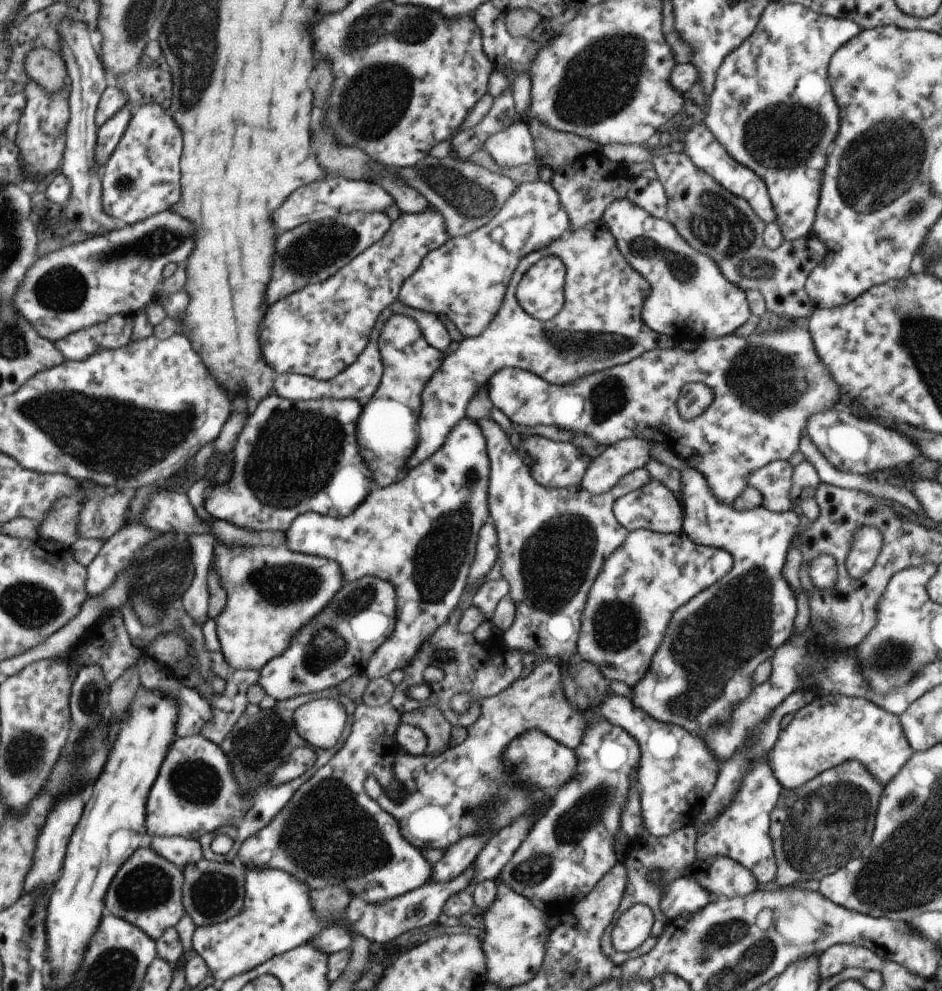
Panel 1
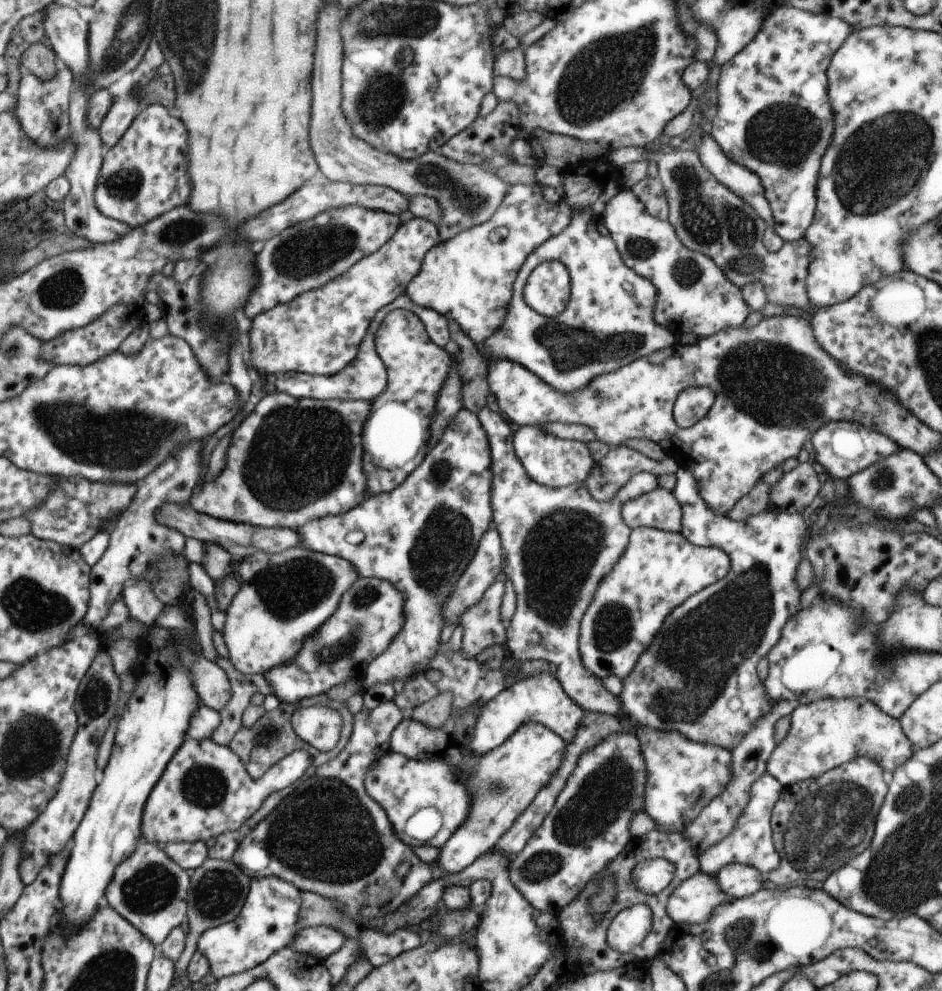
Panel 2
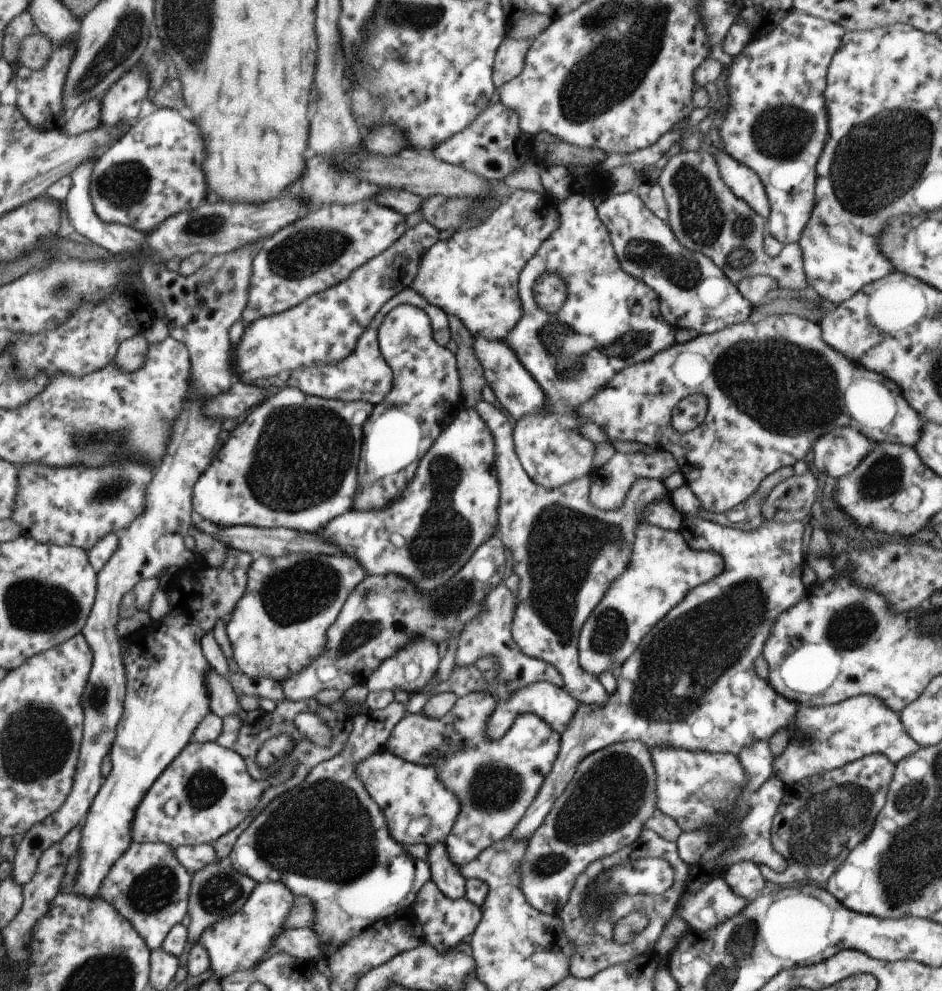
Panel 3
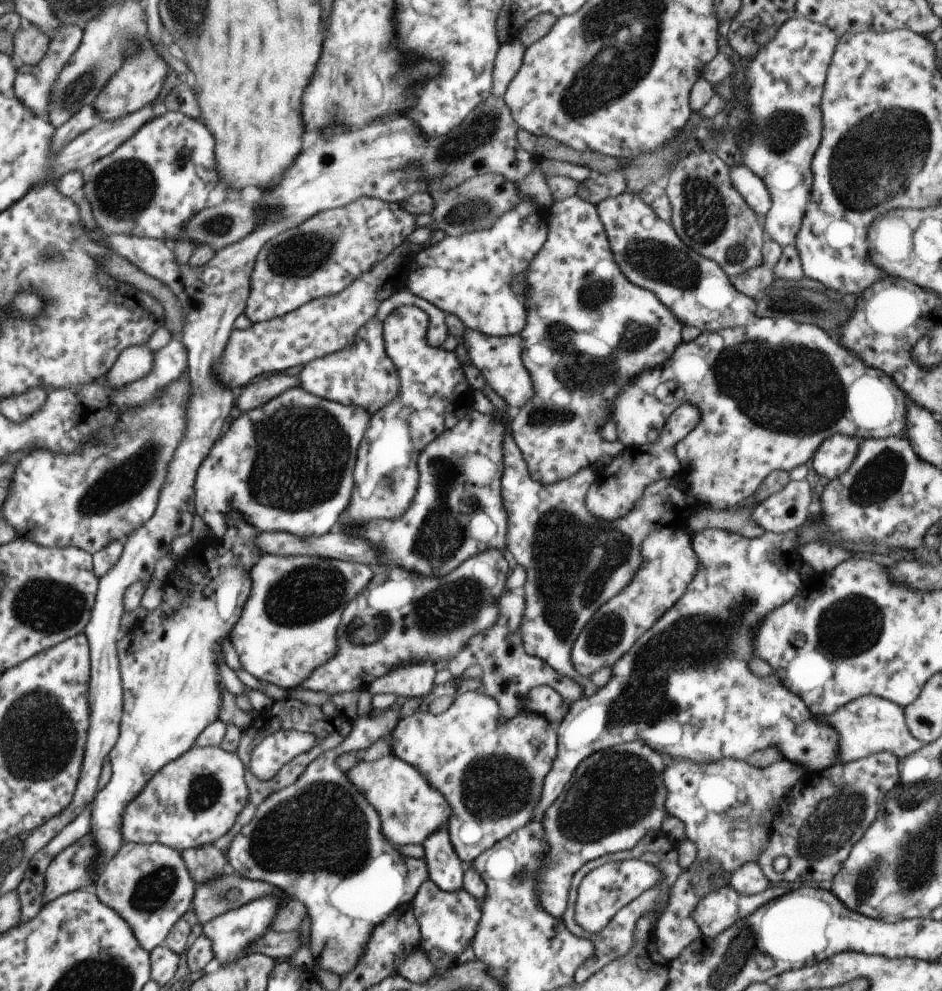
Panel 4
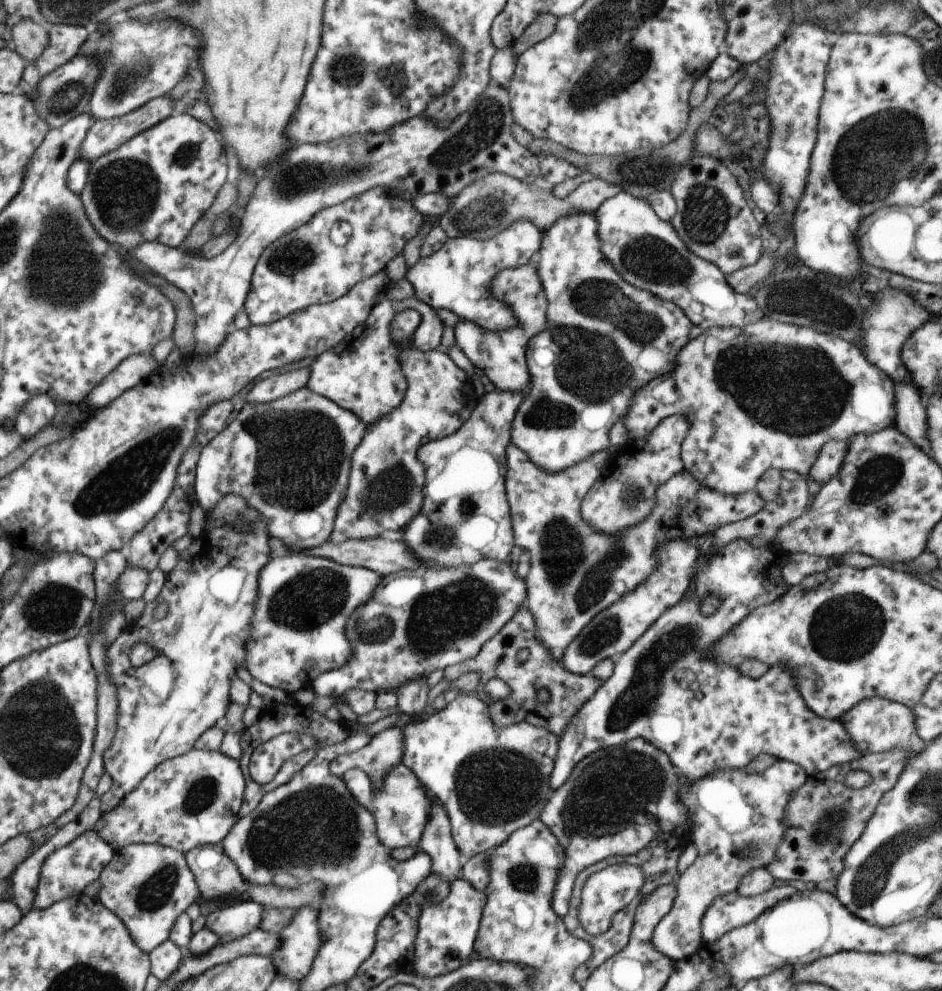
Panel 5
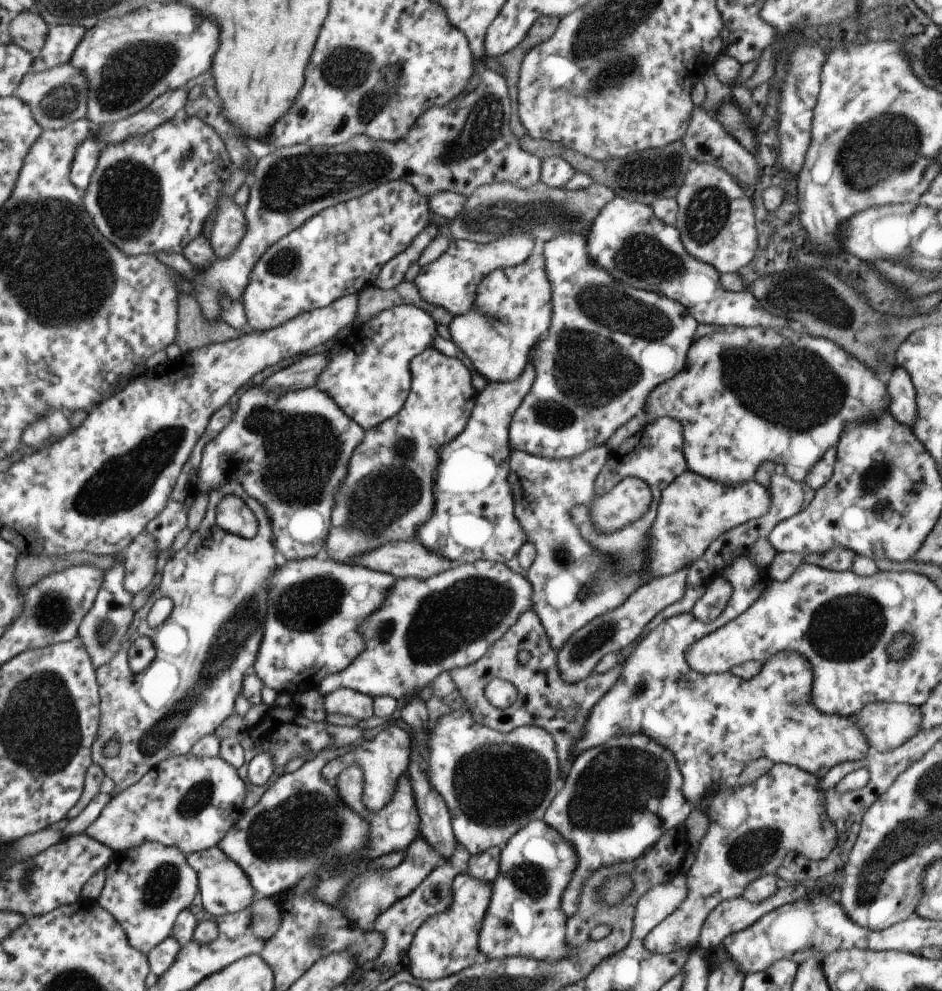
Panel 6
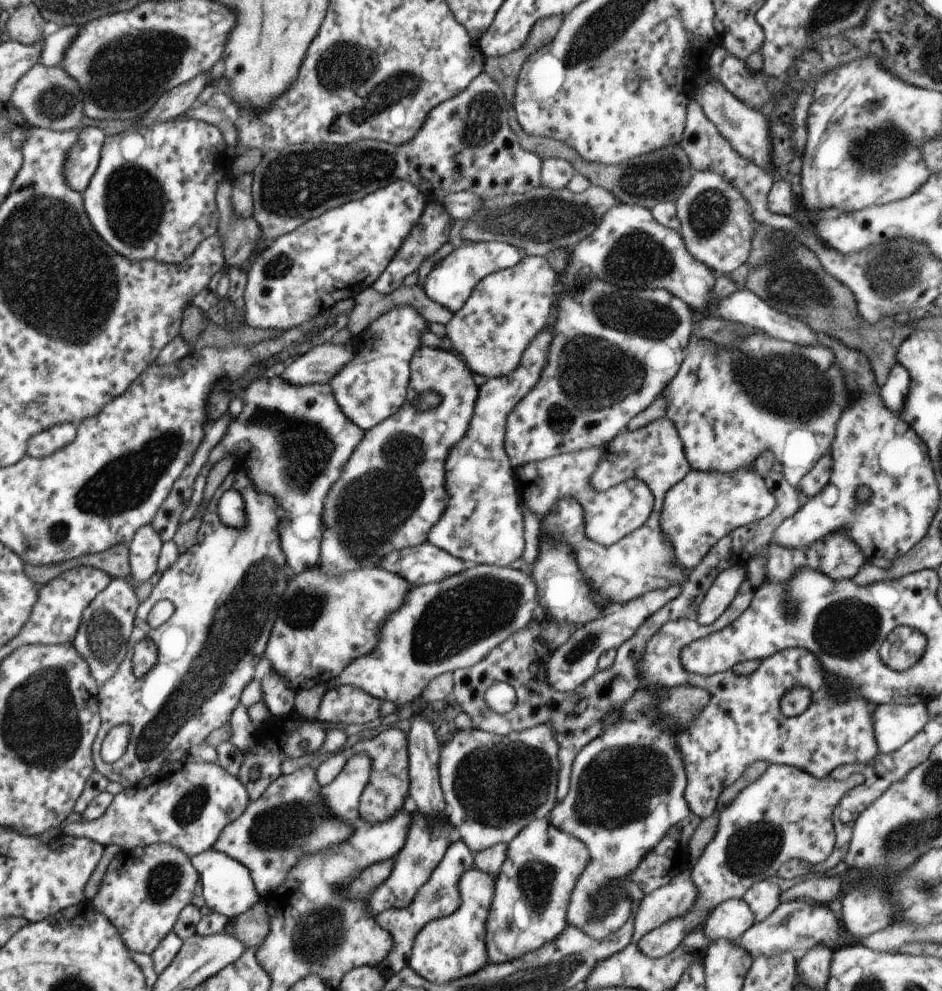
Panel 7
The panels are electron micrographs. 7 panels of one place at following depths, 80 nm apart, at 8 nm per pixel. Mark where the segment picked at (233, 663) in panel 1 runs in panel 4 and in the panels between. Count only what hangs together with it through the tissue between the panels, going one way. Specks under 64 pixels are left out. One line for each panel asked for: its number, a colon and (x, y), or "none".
2: (282, 598)
3: (278, 626)
4: (288, 624)

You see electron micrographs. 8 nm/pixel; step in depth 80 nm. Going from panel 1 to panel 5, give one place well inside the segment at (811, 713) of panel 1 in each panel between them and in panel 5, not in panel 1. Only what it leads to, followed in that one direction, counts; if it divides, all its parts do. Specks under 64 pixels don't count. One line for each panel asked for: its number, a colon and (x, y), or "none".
2: (823, 734)
3: (832, 736)
4: (869, 724)
5: (874, 725)

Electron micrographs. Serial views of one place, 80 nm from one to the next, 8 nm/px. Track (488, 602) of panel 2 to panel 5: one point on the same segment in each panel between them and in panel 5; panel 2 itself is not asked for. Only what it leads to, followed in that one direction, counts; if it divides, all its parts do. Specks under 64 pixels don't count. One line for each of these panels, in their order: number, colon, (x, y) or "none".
3: (488, 634)
4: (508, 673)
5: (567, 692)

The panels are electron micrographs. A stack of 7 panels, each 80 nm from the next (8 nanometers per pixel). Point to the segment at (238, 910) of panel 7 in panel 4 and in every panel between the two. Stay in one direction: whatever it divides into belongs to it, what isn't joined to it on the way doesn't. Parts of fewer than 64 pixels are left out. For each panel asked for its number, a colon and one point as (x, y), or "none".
4: (203, 863)
5: (217, 877)
6: (223, 888)

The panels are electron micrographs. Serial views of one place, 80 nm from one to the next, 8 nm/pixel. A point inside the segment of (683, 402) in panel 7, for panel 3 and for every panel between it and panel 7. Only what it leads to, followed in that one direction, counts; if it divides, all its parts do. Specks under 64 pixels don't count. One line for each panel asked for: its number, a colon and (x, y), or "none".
3: (773, 387)
4: (769, 393)
5: (745, 414)
6: (786, 401)

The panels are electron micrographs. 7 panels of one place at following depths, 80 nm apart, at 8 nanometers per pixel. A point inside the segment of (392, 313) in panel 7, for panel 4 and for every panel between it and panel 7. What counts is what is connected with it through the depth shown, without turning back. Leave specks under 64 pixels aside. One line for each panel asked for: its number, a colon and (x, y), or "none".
4: (361, 375)
5: (361, 374)
6: (369, 379)

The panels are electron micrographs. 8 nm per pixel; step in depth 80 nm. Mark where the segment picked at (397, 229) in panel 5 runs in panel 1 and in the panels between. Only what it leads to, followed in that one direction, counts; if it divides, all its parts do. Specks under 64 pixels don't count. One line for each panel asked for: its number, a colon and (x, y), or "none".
1: (320, 249)
2: (305, 256)
3: (319, 250)
4: (320, 257)

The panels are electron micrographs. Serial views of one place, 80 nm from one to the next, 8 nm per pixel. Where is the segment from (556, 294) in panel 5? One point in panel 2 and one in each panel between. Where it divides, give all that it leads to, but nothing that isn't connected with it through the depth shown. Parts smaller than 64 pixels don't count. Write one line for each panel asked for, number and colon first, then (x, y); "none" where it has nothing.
2: (607, 323)
3: (608, 320)
4: (588, 331)

